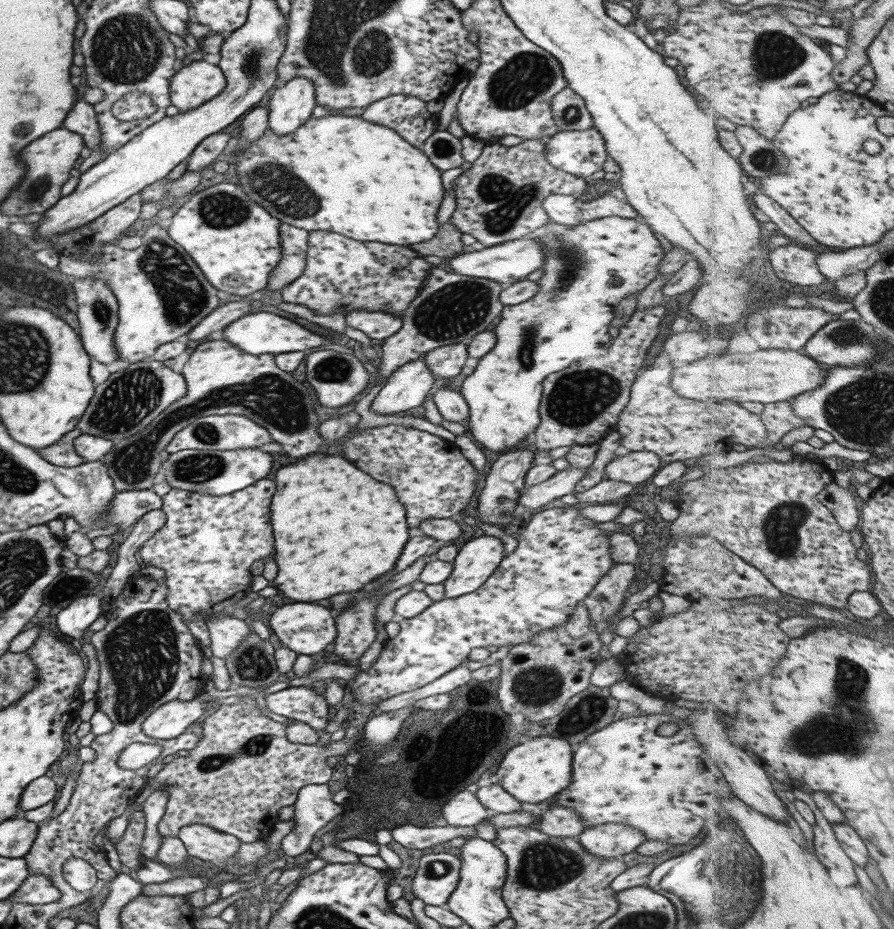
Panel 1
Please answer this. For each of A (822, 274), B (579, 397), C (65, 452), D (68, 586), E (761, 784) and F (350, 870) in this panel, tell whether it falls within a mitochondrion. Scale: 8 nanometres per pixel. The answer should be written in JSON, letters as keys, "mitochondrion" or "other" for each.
{"A":"other","B":"mitochondrion","C":"other","D":"mitochondrion","E":"other","F":"other"}

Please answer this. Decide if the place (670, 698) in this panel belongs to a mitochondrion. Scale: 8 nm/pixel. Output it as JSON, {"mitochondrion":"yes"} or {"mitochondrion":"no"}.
{"mitochondrion":"no"}

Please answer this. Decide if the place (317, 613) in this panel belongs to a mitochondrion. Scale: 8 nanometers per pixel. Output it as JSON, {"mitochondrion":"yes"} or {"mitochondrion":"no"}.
{"mitochondrion":"no"}

